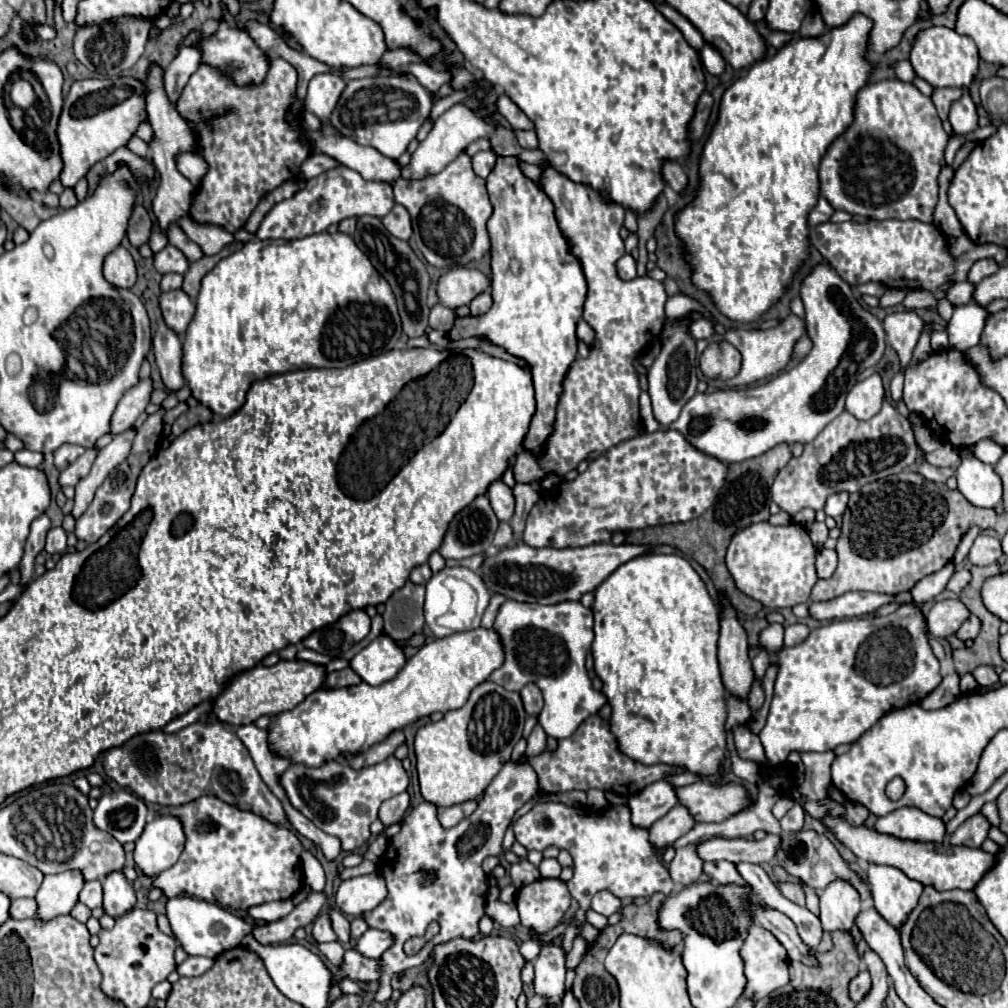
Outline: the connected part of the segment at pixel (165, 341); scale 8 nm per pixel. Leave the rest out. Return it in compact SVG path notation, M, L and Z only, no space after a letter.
M164 322L158 324L154 336L154 356L162 376L162 382L168 390L178 392L184 386L182 378L182 342L176 332L172 332Z

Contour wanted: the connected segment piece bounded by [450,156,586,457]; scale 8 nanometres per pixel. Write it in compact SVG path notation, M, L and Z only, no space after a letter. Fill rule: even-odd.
M498 156L486 184L494 206L488 220L494 304L482 316L456 318L450 340L486 336L496 346L506 348L510 354L520 356L530 364L536 390L536 414L524 440L524 449L538 457L542 442L552 432L562 380L576 358L576 322L582 316L586 300L586 278L580 260L572 256L570 244L558 226L552 200L536 182L522 174L516 156ZM512 258L520 262L518 274L512 274L510 270Z

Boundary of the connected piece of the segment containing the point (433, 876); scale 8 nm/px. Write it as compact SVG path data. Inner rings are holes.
M528 760L506 762L486 788L478 808L454 828L442 828L437 818L437 807L426 801L404 816L400 832L390 838L384 858L378 864L378 870L386 880L388 896L374 910L362 914L362 920L370 928L390 932L394 938L392 948L378 958L380 988L374 994L378 1002L386 1002L390 998L390 980L406 968L424 964L436 944L444 944L460 936L470 940L480 938L478 922L484 916L484 896L488 892L488 874L482 870L482 862L486 856L504 854L502 838L508 822L514 818L516 810L536 794L538 780ZM432 920L440 924L440 932L416 956L406 956L402 950L404 942L412 936L422 936Z

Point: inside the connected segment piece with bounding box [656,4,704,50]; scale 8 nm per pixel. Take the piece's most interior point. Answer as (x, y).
(694, 38)

